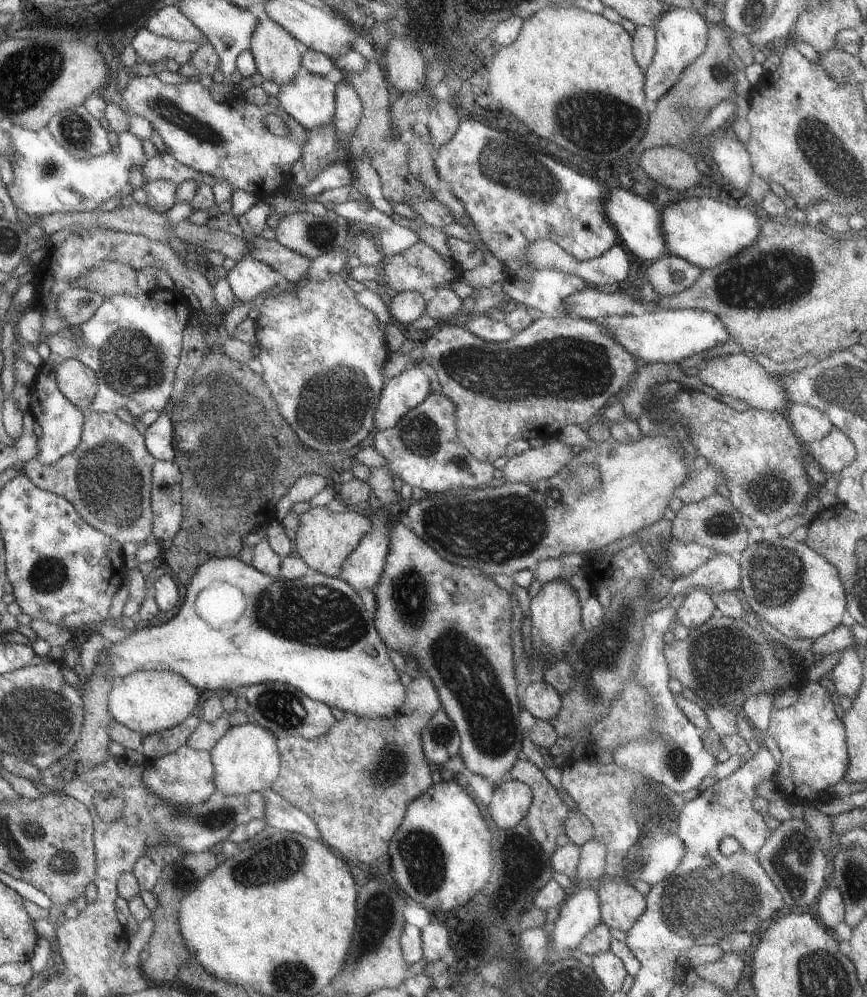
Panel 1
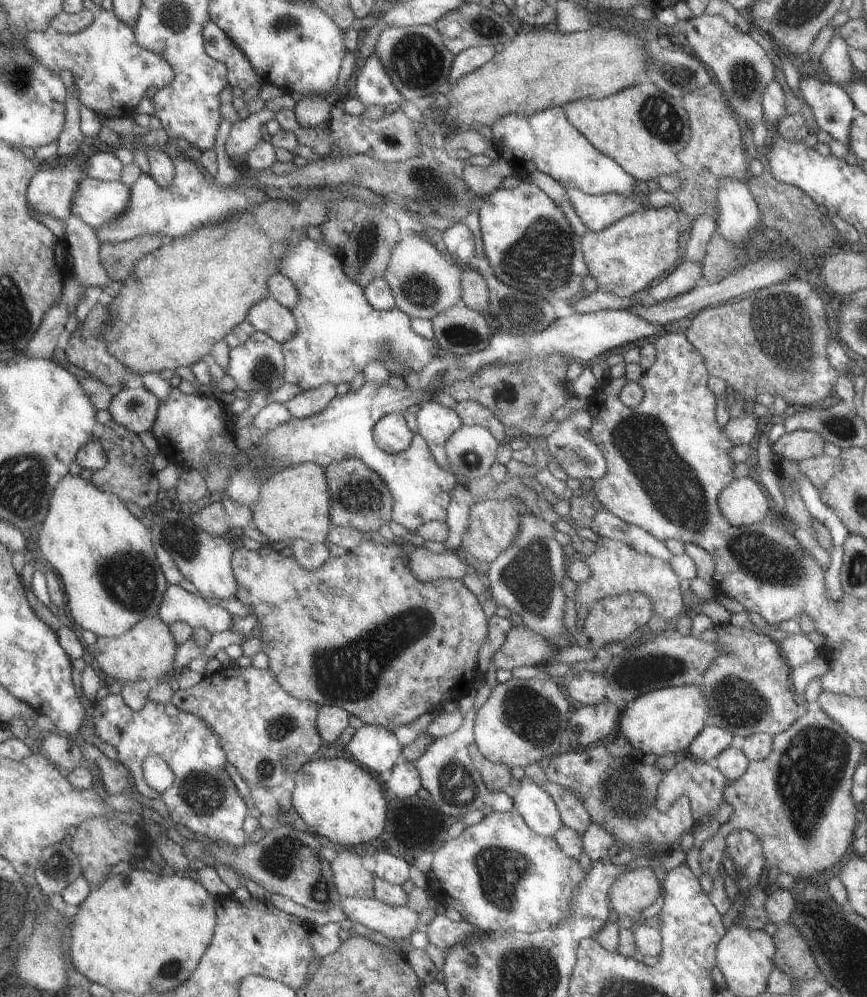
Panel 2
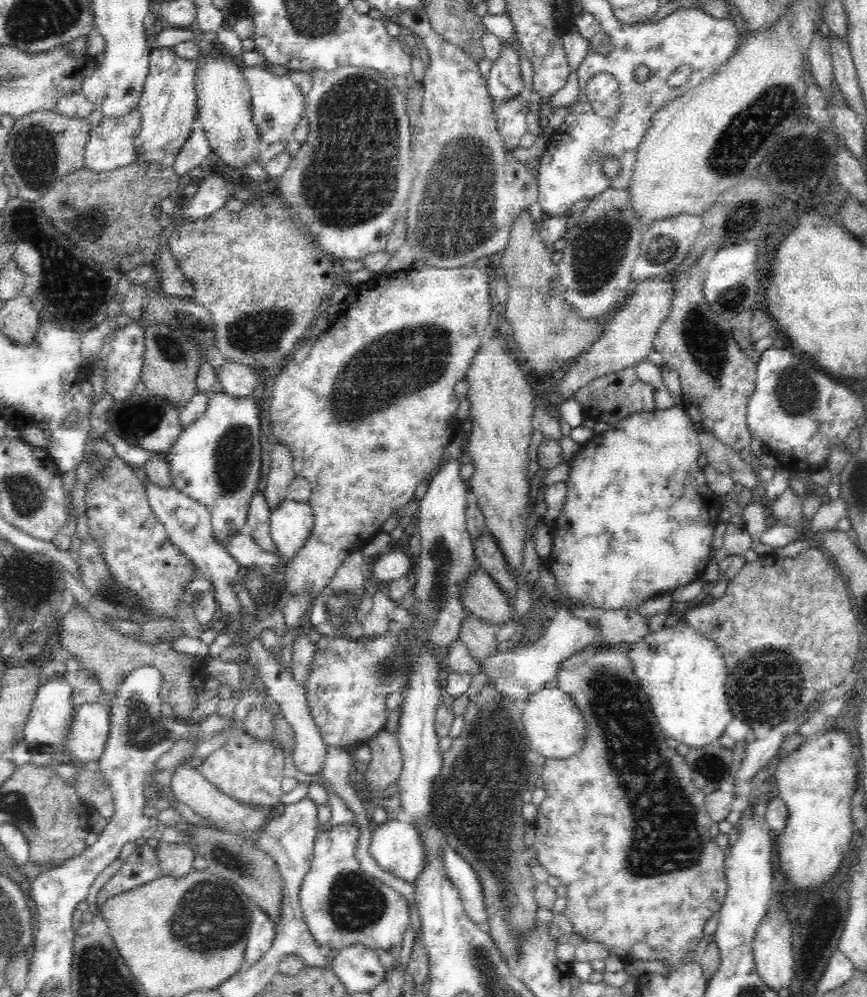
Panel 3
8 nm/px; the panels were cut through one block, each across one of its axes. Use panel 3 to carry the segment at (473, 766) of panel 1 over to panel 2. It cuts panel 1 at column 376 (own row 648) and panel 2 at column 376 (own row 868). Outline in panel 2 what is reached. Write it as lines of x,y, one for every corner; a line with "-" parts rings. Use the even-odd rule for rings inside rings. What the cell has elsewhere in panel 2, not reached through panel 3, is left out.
361,540
357,556
345,554
329,558
317,570
307,572
293,556
281,556
277,546
263,546
257,552
249,552
237,542
231,554
231,570
237,584
235,598
247,608
247,614
253,612
257,616
257,626
261,628
259,650
269,658
267,670
275,676
275,682
297,700
337,706
349,716
357,716
365,726
381,726
393,732
427,712
437,714
441,702
459,702
463,694
473,690
479,662
477,652
485,642
489,618
461,580
437,578
431,582
417,582
409,572
405,546
377,546
-
371,656
377,660
371,662
-
391,658
399,658
401,662
395,666
395,678
375,682

